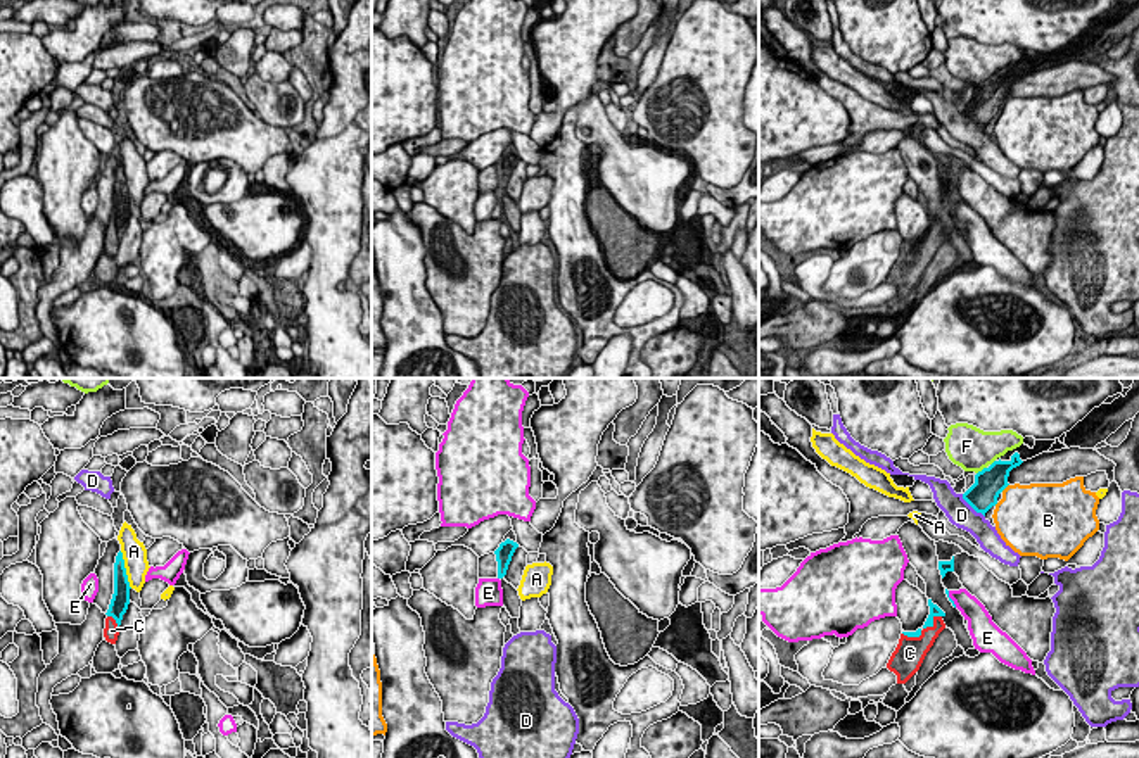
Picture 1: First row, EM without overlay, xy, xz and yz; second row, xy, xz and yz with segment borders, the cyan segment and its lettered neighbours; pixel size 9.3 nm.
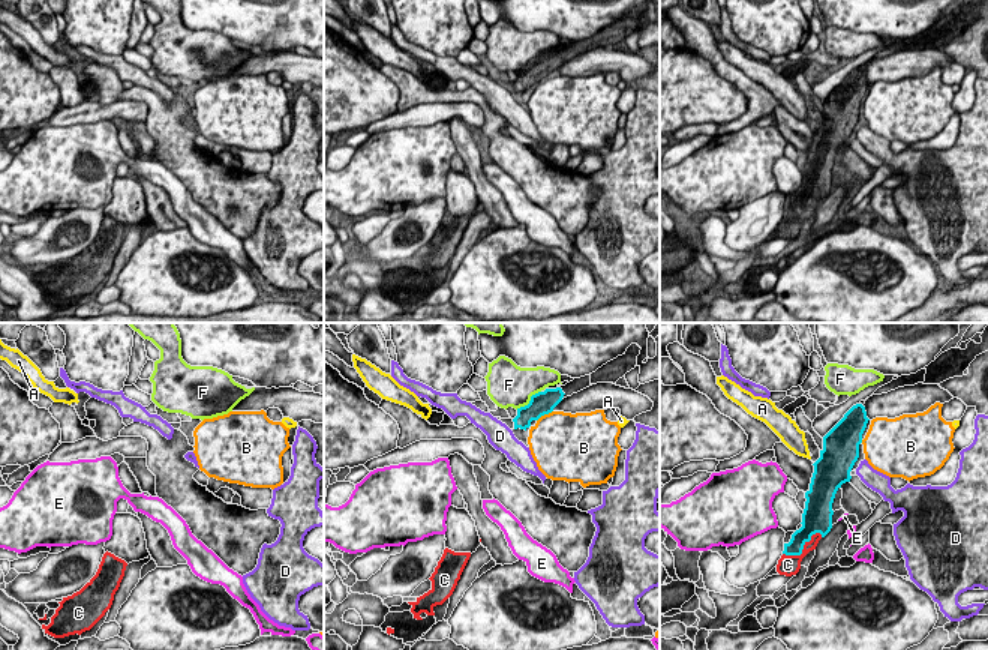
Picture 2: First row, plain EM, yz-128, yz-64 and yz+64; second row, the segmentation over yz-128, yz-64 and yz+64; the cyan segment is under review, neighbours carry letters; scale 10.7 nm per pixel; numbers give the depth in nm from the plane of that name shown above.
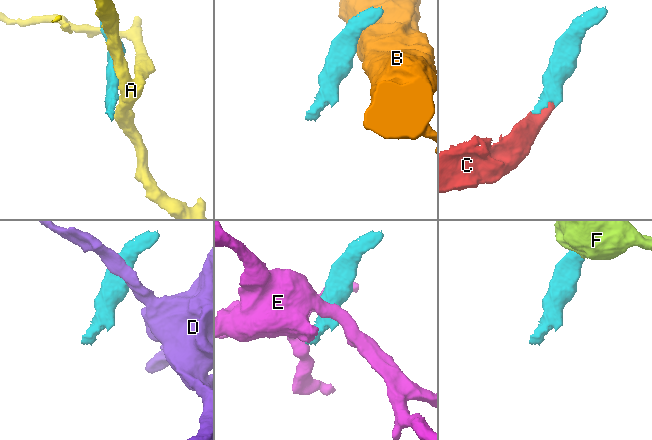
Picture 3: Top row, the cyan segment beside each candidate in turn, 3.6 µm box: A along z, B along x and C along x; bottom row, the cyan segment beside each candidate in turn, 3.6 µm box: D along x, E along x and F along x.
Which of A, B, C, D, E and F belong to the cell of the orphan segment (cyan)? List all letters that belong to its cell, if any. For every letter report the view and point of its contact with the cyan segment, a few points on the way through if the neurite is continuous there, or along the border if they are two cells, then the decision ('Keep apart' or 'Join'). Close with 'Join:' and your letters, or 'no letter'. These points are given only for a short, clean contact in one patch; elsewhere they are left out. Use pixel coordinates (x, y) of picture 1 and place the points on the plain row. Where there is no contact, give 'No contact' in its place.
A: Touches cyan at xy (125, 183). Keep apart
B: Touches cyan at yz (1005, 101). Keep apart
C: Touches cyan at yz (920, 244). Join
D: Touches cyan at yz (972, 120). Keep apart
E: Touches cyan at yz (951, 213). Keep apart
F: Touches cyan at yz (982, 83). Keep apart
Join: C

